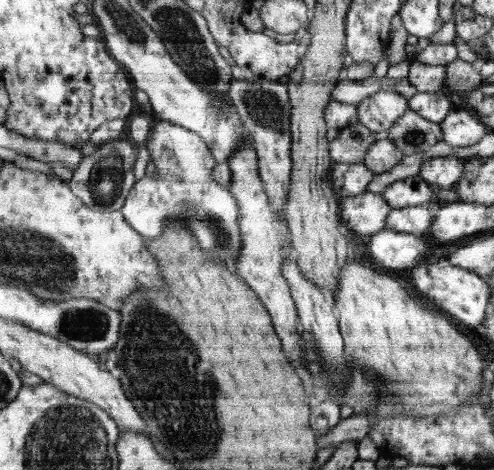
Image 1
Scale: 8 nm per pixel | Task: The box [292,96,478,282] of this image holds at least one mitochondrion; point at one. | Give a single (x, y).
(414, 136)

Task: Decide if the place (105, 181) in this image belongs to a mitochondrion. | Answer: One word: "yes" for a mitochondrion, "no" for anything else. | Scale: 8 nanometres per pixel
yes

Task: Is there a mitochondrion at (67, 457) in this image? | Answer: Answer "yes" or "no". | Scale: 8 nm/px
yes

